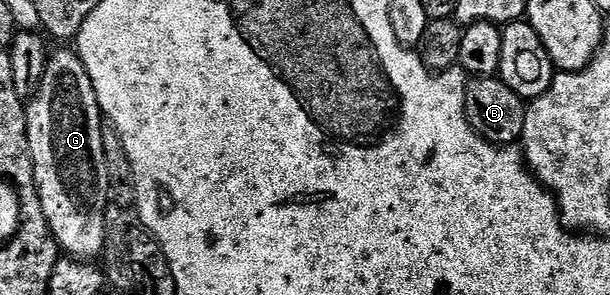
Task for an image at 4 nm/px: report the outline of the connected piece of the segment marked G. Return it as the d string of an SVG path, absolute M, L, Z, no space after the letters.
M76 50L53 51L47 61L47 67L43 73L43 81L39 89L33 94L32 99L28 100L25 108L25 120L27 121L27 137L29 138L29 155L33 159L33 179L37 182L37 192L43 205L45 220L49 223L49 231L53 234L58 248L70 259L80 259L82 261L93 261L104 252L105 249L105 210L111 206L109 202L109 190L107 189L107 169L103 165L103 137L101 128L103 126L103 116L101 106L97 104L97 94L91 85L91 77L83 65L80 55Z

